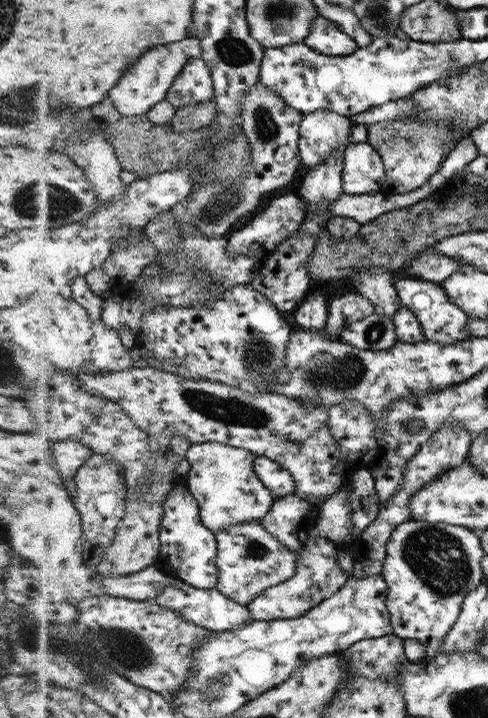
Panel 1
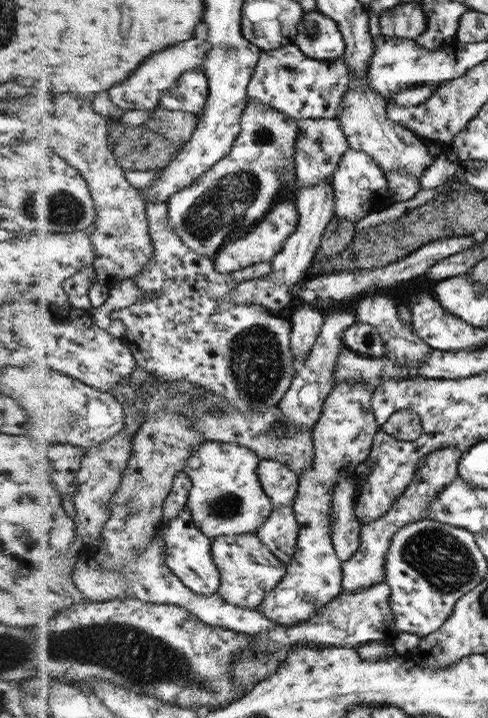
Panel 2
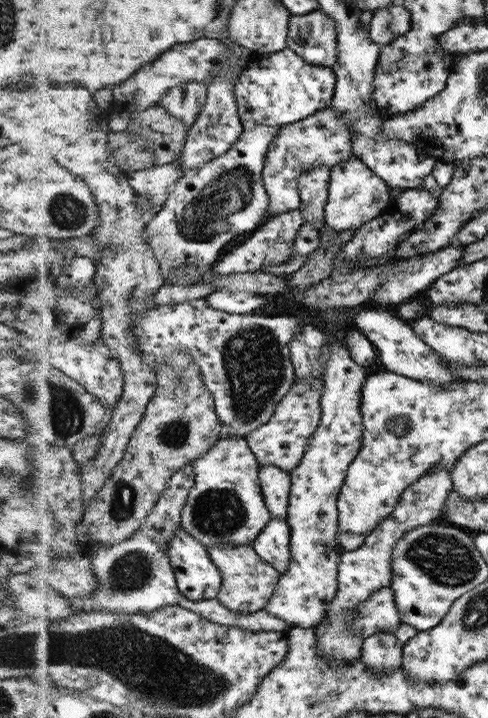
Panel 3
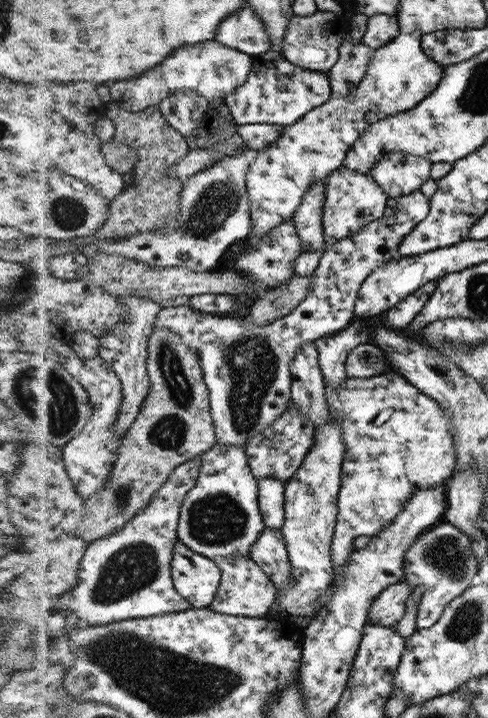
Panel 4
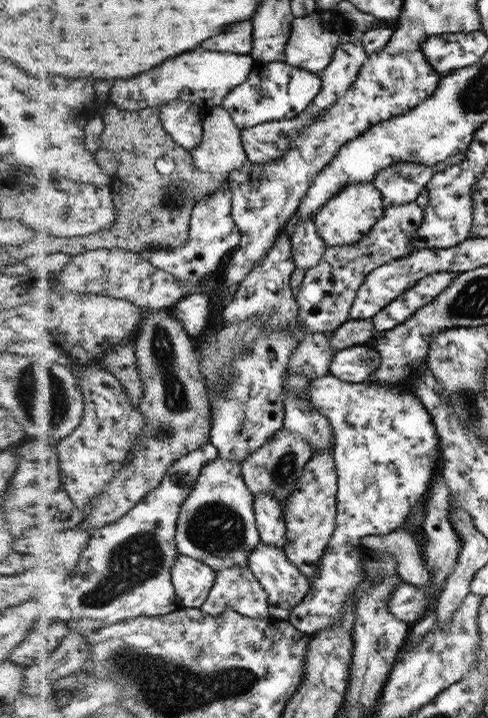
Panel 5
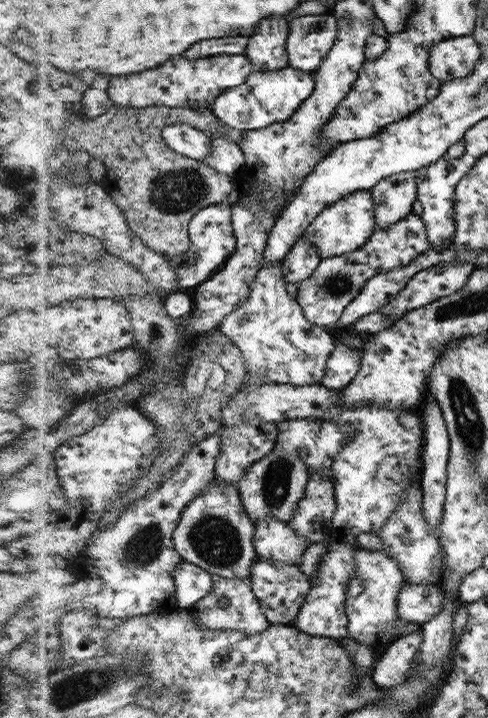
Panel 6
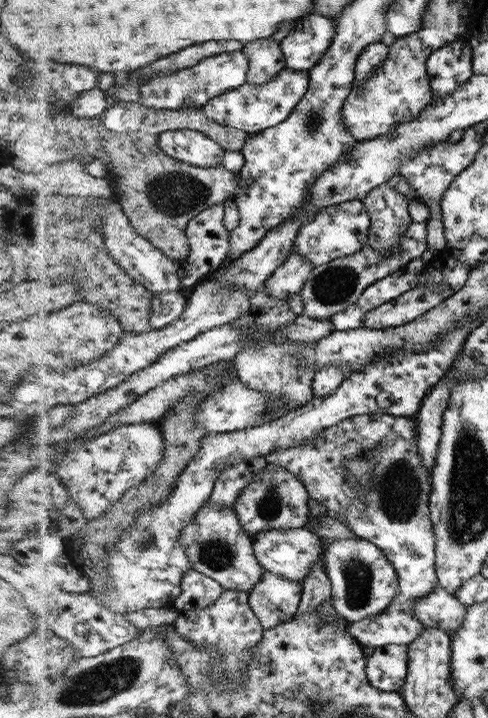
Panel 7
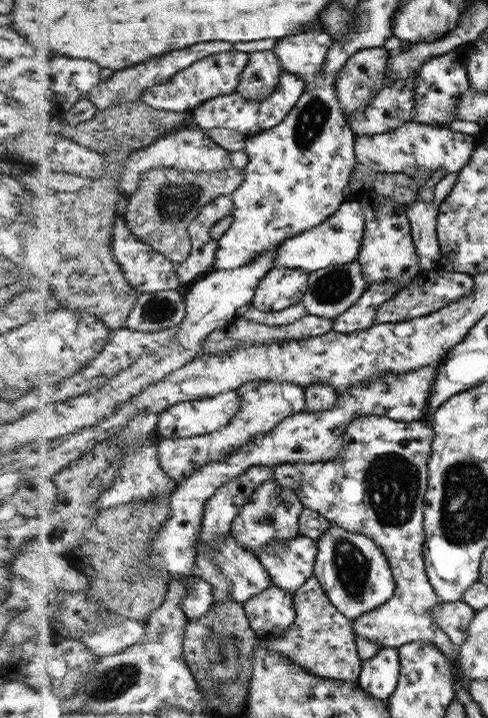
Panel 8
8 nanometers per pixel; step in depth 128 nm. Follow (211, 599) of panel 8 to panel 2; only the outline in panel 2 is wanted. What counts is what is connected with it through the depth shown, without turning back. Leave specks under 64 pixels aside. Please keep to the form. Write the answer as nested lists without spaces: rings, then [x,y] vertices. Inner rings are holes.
[[[189,505],[178,519],[174,519],[170,525],[164,526],[162,534],[164,534],[164,540],[167,542],[166,546],[168,546],[166,564],[170,566],[170,569],[190,589],[194,590],[194,593],[200,595],[214,595],[219,593],[223,576],[214,559],[214,540],[202,533],[202,530],[194,523],[194,517],[192,511],[189,509]]]

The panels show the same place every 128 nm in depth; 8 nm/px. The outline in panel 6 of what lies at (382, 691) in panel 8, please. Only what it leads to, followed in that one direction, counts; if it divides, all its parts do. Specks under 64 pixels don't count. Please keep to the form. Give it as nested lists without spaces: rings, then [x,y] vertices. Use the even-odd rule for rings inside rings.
[[[421,627],[417,632],[395,639],[374,662],[371,677],[381,690],[394,688],[408,677],[422,642]]]

